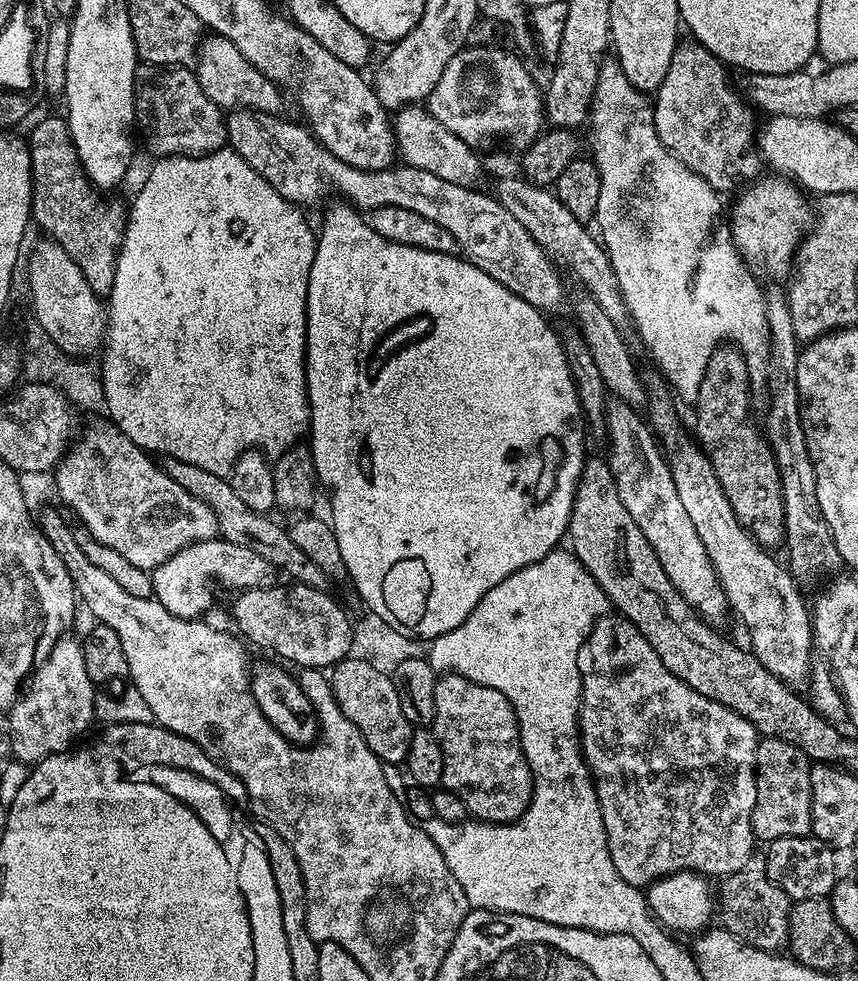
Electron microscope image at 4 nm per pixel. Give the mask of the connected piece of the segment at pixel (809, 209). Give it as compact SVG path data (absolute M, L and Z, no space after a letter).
M779 174L761 175L745 188L748 189L732 204L730 239L747 265L753 264L772 280L784 275L785 279L793 271L796 250L814 219L813 205L808 205L805 189Z

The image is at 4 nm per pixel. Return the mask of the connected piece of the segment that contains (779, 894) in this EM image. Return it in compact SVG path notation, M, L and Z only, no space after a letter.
M753 854L742 870L734 870L734 874L723 877L719 881L720 896L718 892L719 923L730 934L737 936L744 944L754 946L758 950L767 952L780 952L788 943L788 917L792 915L792 904L788 896L768 876L768 862L763 855Z

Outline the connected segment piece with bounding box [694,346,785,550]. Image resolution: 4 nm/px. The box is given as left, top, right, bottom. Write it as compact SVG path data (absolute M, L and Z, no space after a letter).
M732 346L717 347L716 351L710 354L700 389L694 401L694 407L696 407L694 439L704 449L705 455L712 463L714 474L742 527L748 530L752 539L761 548L772 550L775 549L775 544L780 546L785 543L783 486L780 484L779 467L768 441L759 431L756 433L755 426L748 421L747 366L749 367L745 357Z

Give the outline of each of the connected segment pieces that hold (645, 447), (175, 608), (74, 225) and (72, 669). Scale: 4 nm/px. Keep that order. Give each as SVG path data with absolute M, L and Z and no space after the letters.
M619 402L609 403L606 408L606 459L614 474L614 486L618 486L618 498L622 498L622 506L626 506L638 530L646 534L646 542L658 554L658 562L662 562L662 570L674 582L678 594L703 620L724 620L730 616L724 587L706 554L706 546L702 546L702 538L698 538L698 530L694 530L694 522L690 522L678 498L661 445L641 413L639 416L636 412L633 405Z
M223 538L194 542L178 550L178 554L166 558L166 562L151 569L151 573L154 599L166 606L170 614L183 620L203 617L213 607L212 592L208 589L212 580L224 588L236 588L235 590L275 588L278 584L278 569L266 562L262 554L254 554L254 550L246 550L246 546L234 546L234 542Z
M63 115L48 116L40 120L26 136L28 157L32 167L32 220L47 234L54 243L62 246L70 258L74 258L74 266L82 270L82 278L90 282L92 289L102 298L107 297L114 286L114 270L116 269L116 253L119 251L120 239L124 236L126 208L116 200L103 200L101 193L89 184L80 169L78 156L72 146L68 134L68 122Z
M68 639L56 641L56 645L37 663L27 681L26 691L7 709L8 744L17 761L39 762L55 752L67 752L94 724L94 702L98 692L90 674L86 674L81 641Z

